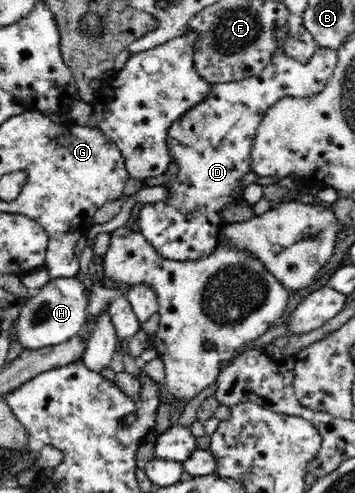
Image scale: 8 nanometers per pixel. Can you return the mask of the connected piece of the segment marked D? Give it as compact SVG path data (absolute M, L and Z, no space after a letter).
M319 47L307 63L298 62L286 53L276 53L258 76L248 77L238 82L225 82L214 85L205 101L190 108L182 118L174 122L168 130L166 145L172 162L178 165L177 175L164 187L168 187L168 198L154 203L145 203L138 216L139 231L154 246L160 256L177 261L197 261L207 257L217 247L217 238L228 223L218 212L226 206L242 200L234 194L244 189L242 178L251 171L251 150L254 137L265 112L275 102L284 97L308 98L322 93L337 65L337 52L334 49Z

